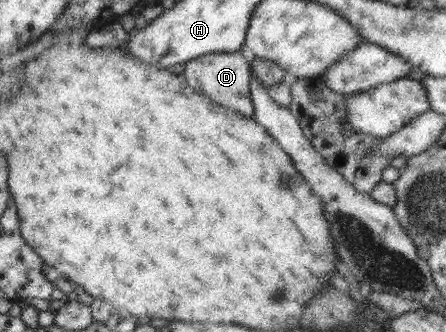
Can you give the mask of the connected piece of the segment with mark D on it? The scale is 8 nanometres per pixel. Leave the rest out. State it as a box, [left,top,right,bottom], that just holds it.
[183,51,254,118]

